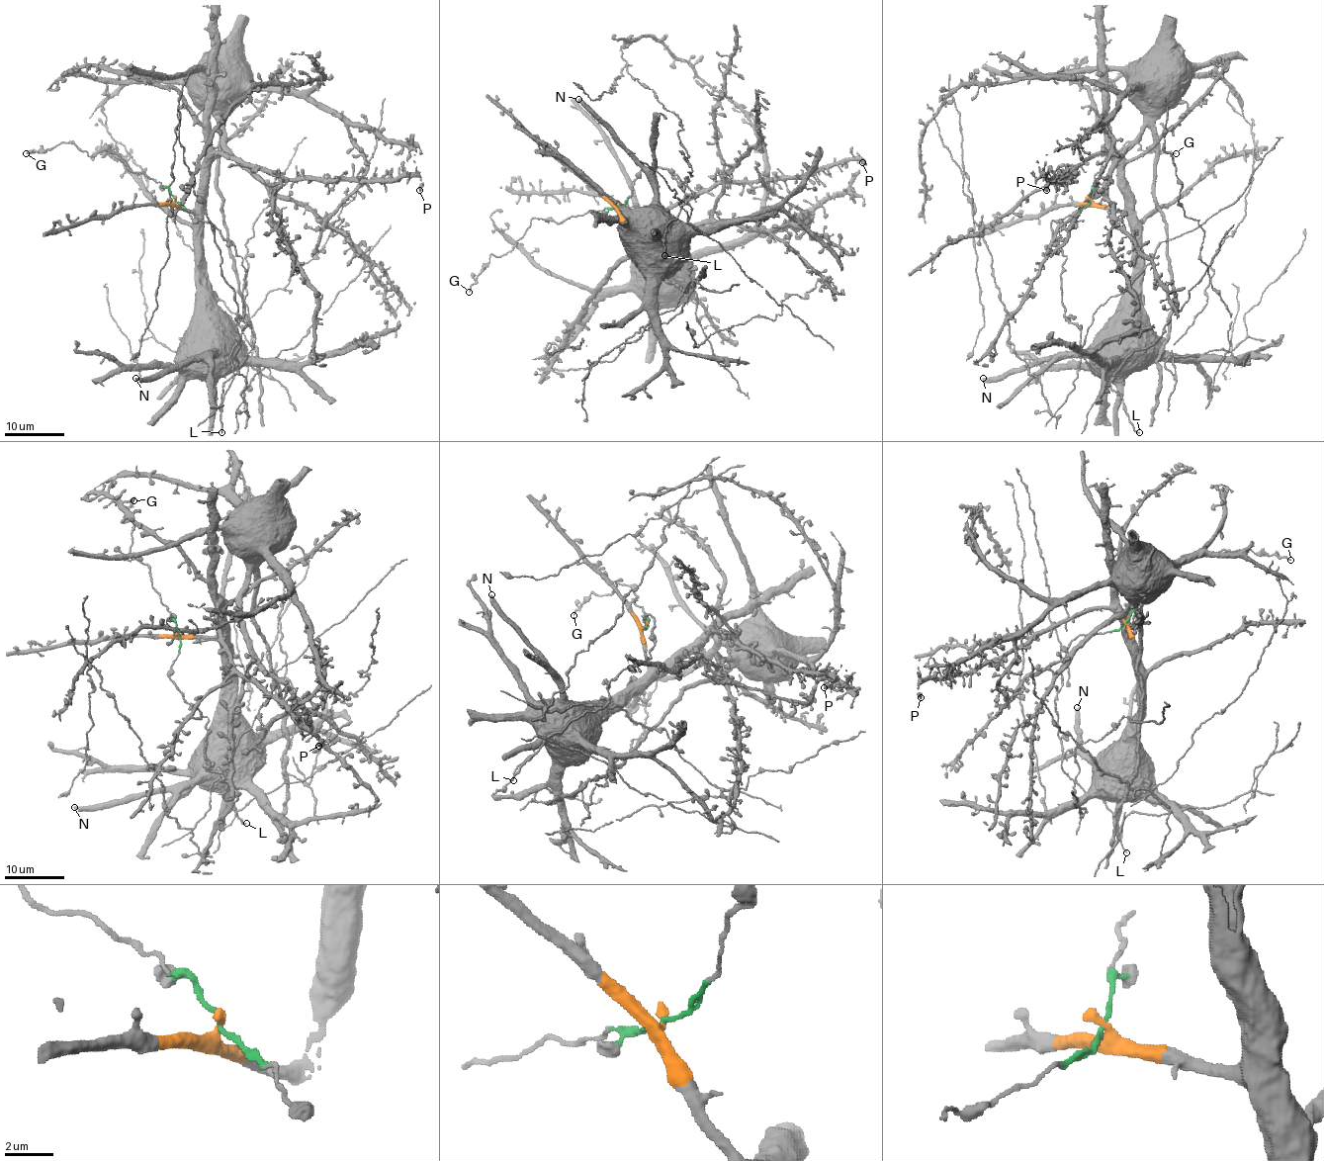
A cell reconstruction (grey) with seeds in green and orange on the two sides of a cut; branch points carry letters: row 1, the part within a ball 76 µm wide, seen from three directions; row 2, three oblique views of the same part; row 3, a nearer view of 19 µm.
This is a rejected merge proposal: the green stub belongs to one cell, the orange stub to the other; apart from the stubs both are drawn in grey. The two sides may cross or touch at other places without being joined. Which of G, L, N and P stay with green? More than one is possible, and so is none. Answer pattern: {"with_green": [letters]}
{"with_green": ["G", "L"]}

